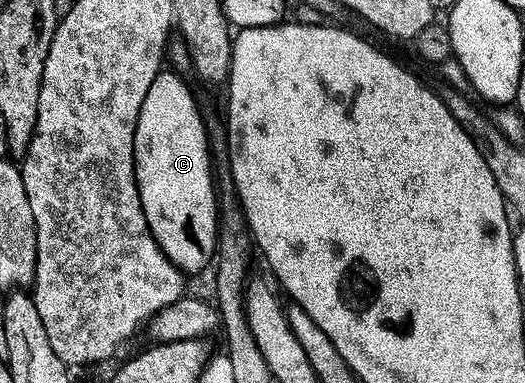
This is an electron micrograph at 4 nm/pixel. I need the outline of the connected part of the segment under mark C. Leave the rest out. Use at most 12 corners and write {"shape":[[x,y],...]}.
{"shape":[[158,73],[134,136],[144,219],[186,275],[211,264],[208,125]]}

